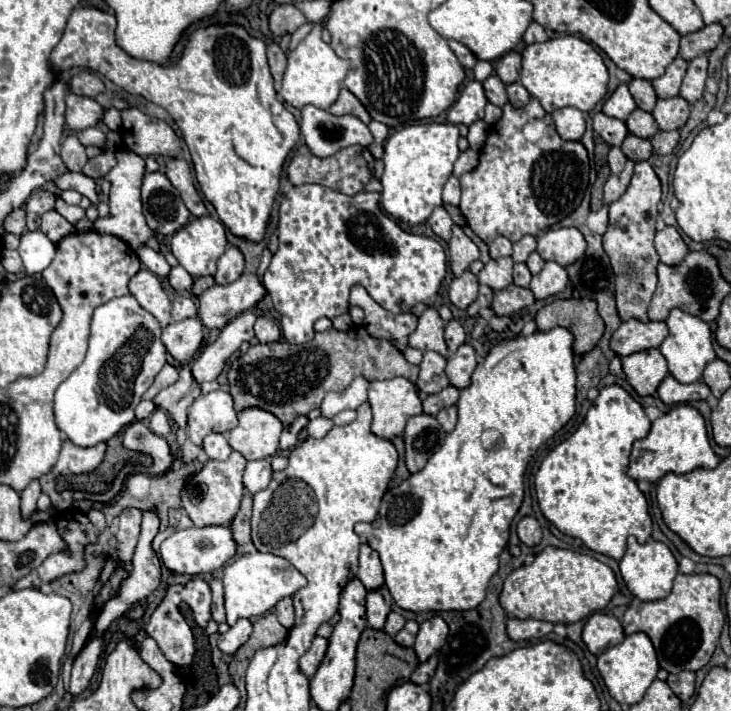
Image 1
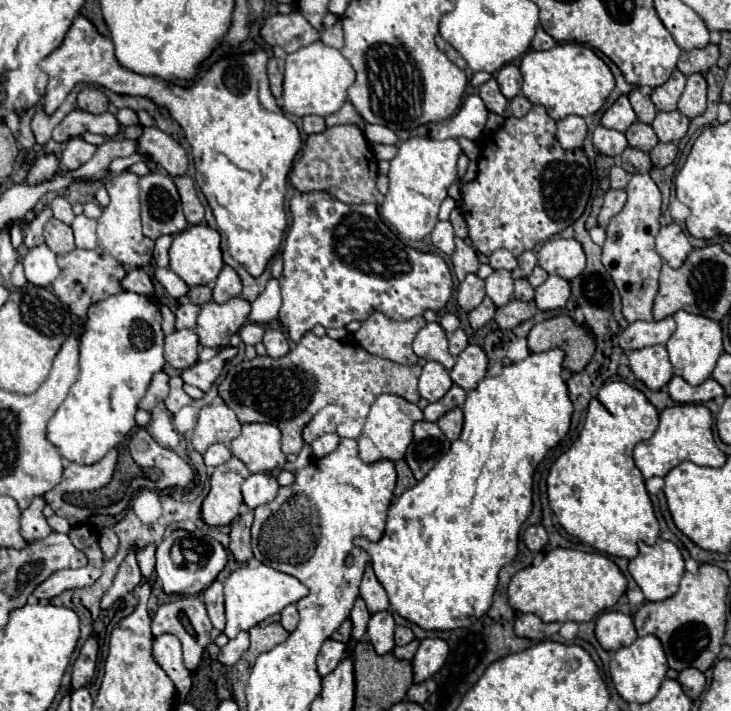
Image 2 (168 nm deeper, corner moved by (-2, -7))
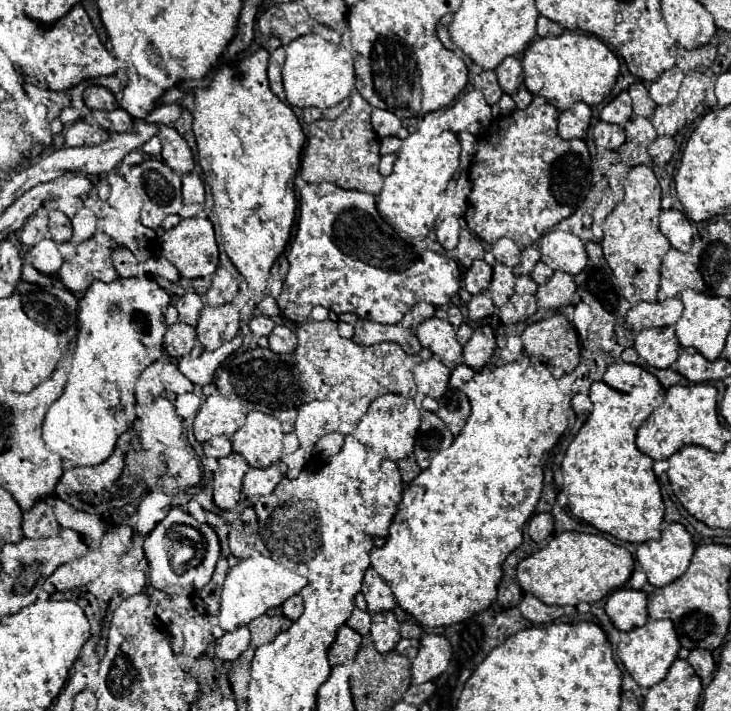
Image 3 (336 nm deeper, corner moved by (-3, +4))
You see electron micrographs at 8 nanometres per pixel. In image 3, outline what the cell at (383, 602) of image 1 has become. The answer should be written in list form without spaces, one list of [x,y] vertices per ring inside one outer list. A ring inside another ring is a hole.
[[[389,609],[371,615],[371,637],[379,651],[389,651],[399,641],[399,621]]]

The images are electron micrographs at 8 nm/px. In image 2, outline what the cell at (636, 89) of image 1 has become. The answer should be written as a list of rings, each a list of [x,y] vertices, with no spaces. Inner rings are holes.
[[[634,88],[634,90],[628,94],[628,98],[630,98],[630,104],[632,104],[638,120],[644,122],[644,124],[652,124],[652,120],[654,120],[654,116],[656,116],[656,106],[652,104],[650,96],[646,96],[646,94],[642,94],[638,88]]]

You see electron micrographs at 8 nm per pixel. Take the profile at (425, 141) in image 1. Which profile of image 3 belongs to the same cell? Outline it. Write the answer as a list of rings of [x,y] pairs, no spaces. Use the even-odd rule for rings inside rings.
[[[443,131],[437,137],[411,133],[395,159],[391,175],[385,177],[385,187],[377,197],[377,209],[405,235],[407,239],[424,239],[443,209],[443,191],[457,171],[461,143],[453,131]]]

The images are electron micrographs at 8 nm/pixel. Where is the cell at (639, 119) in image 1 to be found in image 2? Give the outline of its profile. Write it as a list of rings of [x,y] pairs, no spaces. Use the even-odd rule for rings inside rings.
[[[638,120],[624,134],[628,138],[628,144],[632,148],[640,148],[642,152],[650,152],[658,144],[658,136],[654,134],[652,126],[648,126],[644,122],[638,122]]]

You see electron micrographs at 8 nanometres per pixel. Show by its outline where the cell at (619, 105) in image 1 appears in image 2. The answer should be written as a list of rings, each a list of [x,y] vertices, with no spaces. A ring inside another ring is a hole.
[[[620,96],[602,116],[600,124],[604,128],[612,128],[612,130],[618,130],[618,132],[626,132],[626,128],[636,122],[636,114],[630,106],[630,100],[628,96]]]

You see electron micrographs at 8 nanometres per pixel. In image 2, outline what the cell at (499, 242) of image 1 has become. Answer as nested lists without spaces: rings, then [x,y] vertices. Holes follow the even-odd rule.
[[[496,250],[492,256],[490,256],[490,266],[494,268],[494,270],[508,270],[508,272],[512,272],[514,268],[516,268],[516,258],[512,256],[512,252],[508,252],[508,250]]]

